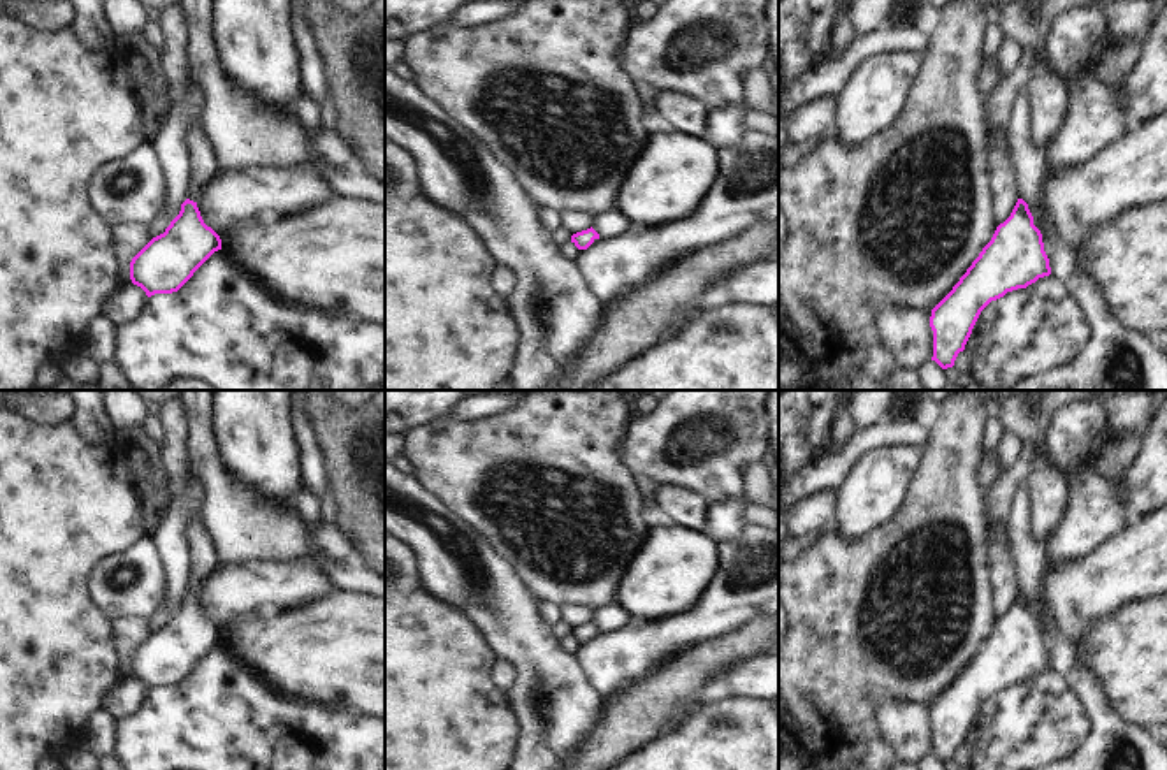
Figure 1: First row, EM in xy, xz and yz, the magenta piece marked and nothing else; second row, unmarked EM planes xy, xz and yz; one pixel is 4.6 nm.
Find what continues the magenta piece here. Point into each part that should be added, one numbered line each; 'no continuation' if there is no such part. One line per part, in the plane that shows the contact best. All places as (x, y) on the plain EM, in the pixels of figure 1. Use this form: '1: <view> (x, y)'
no continuation.

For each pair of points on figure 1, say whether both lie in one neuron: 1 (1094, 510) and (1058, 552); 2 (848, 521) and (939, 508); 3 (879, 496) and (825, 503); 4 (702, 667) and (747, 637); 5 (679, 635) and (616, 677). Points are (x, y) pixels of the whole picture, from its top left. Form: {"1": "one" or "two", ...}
{"1": "one", "2": "two", "3": "two", "4": "one", "5": "one"}

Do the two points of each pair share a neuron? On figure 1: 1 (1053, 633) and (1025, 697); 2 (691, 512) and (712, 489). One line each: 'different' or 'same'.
1: different
2: different

